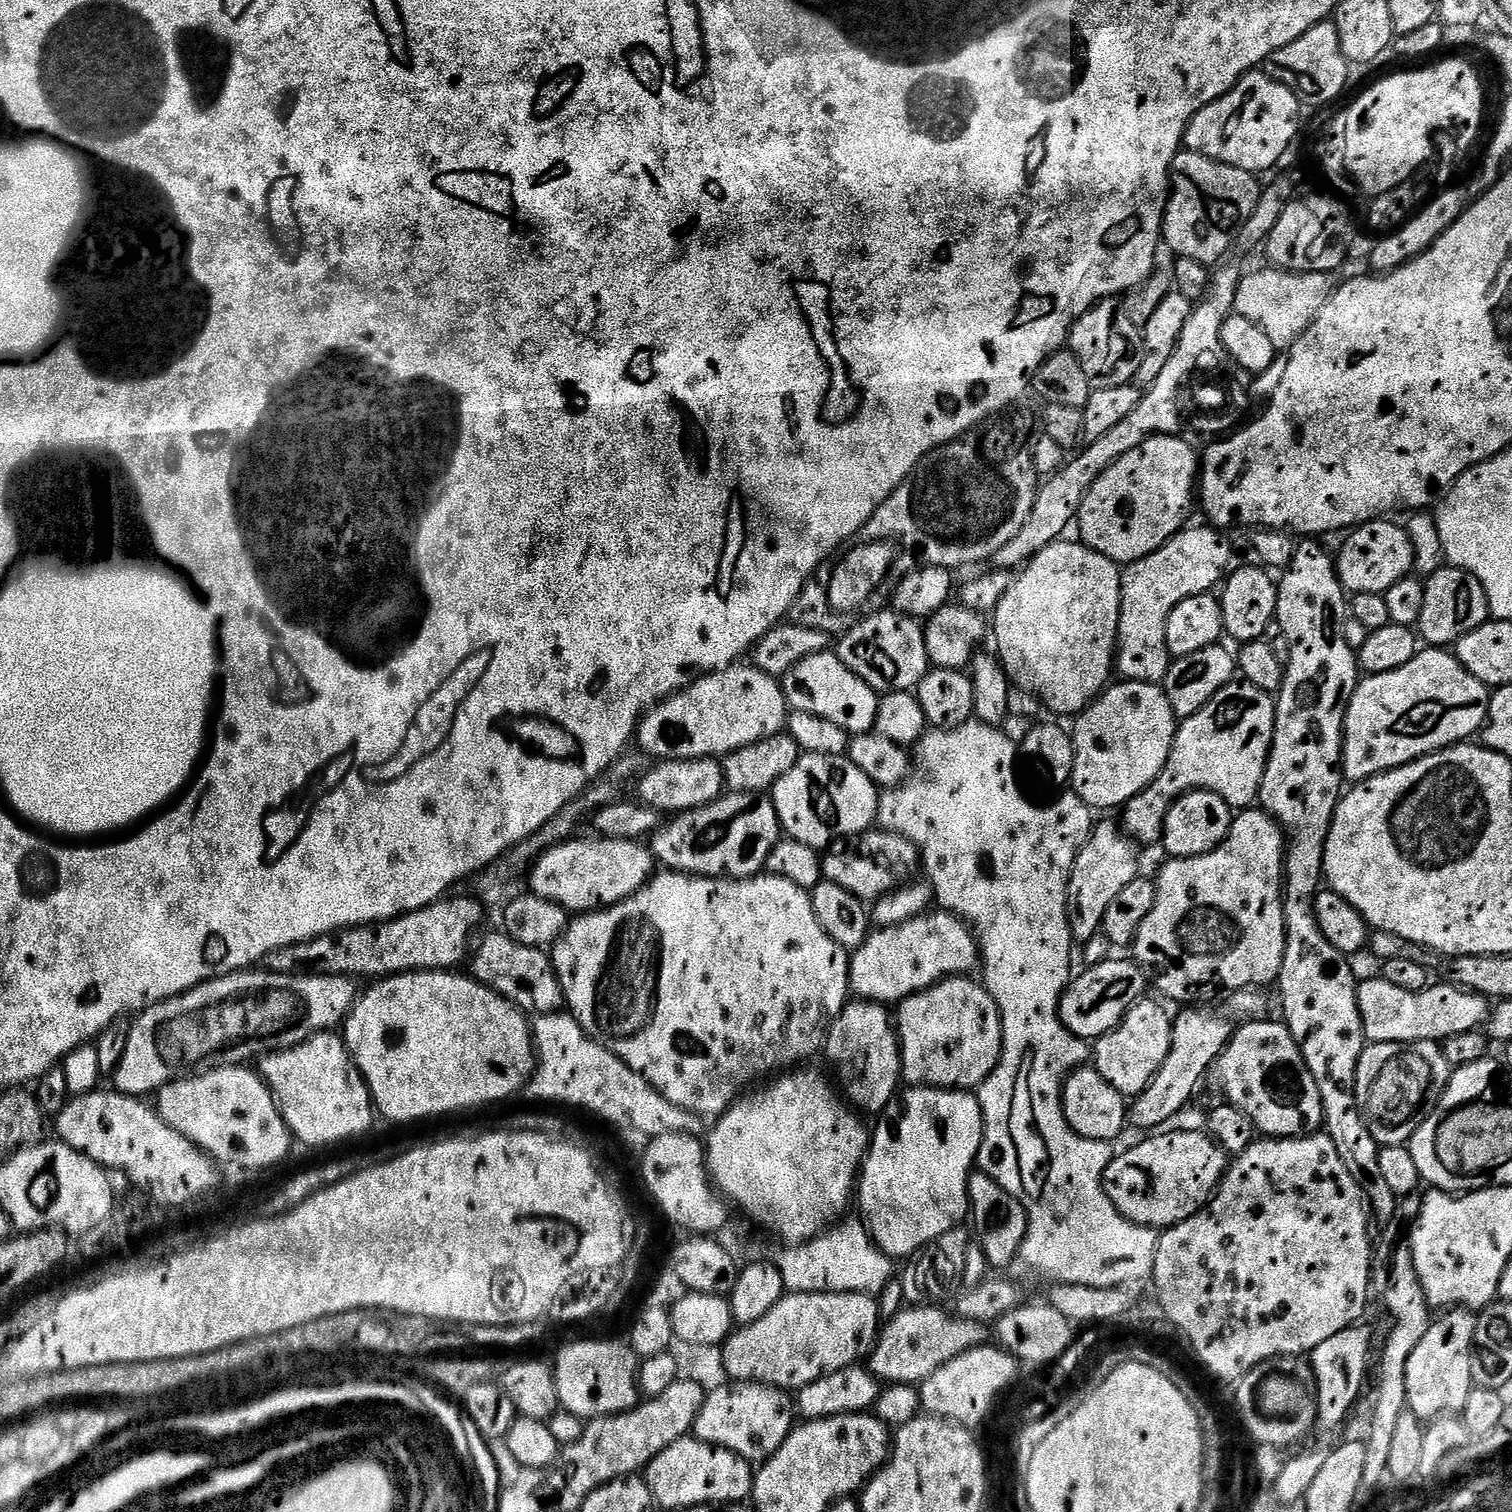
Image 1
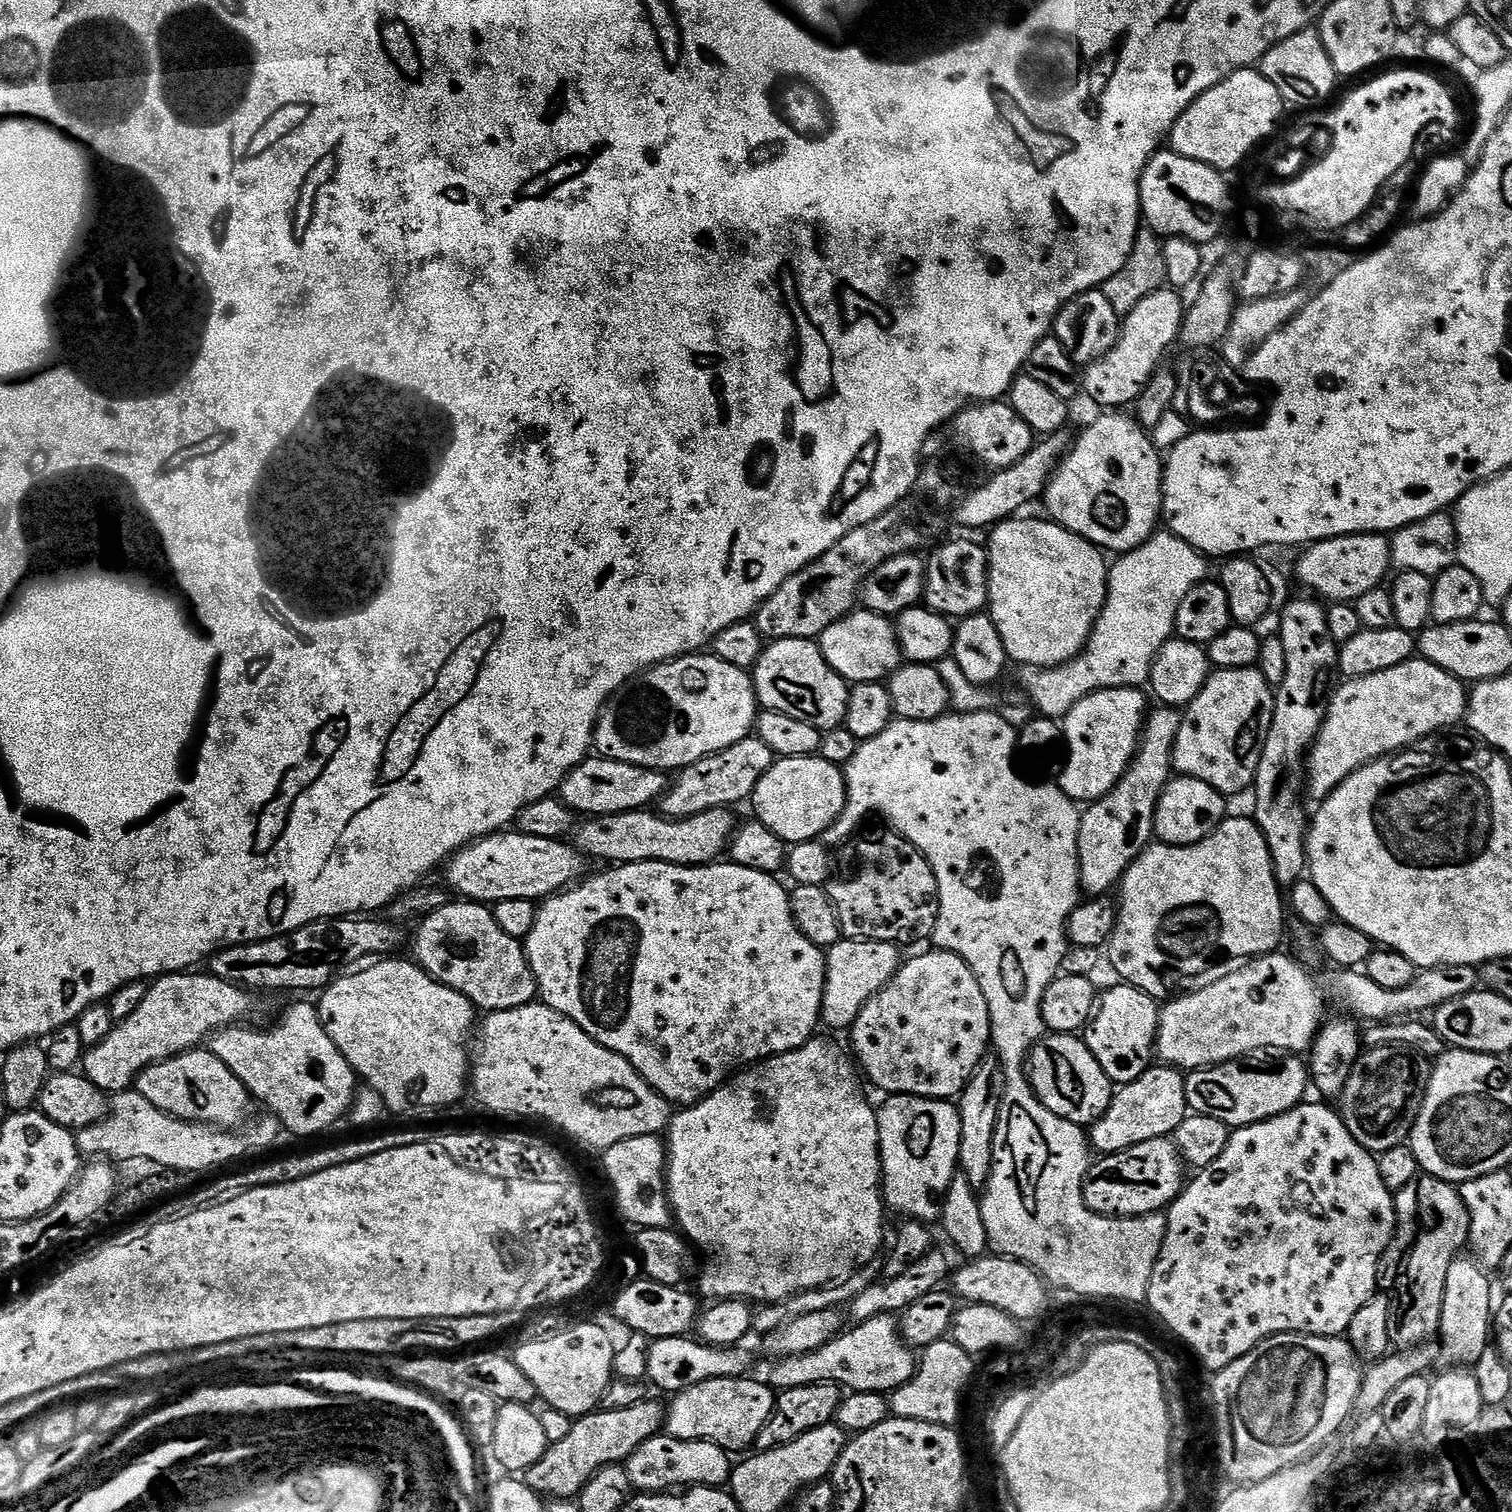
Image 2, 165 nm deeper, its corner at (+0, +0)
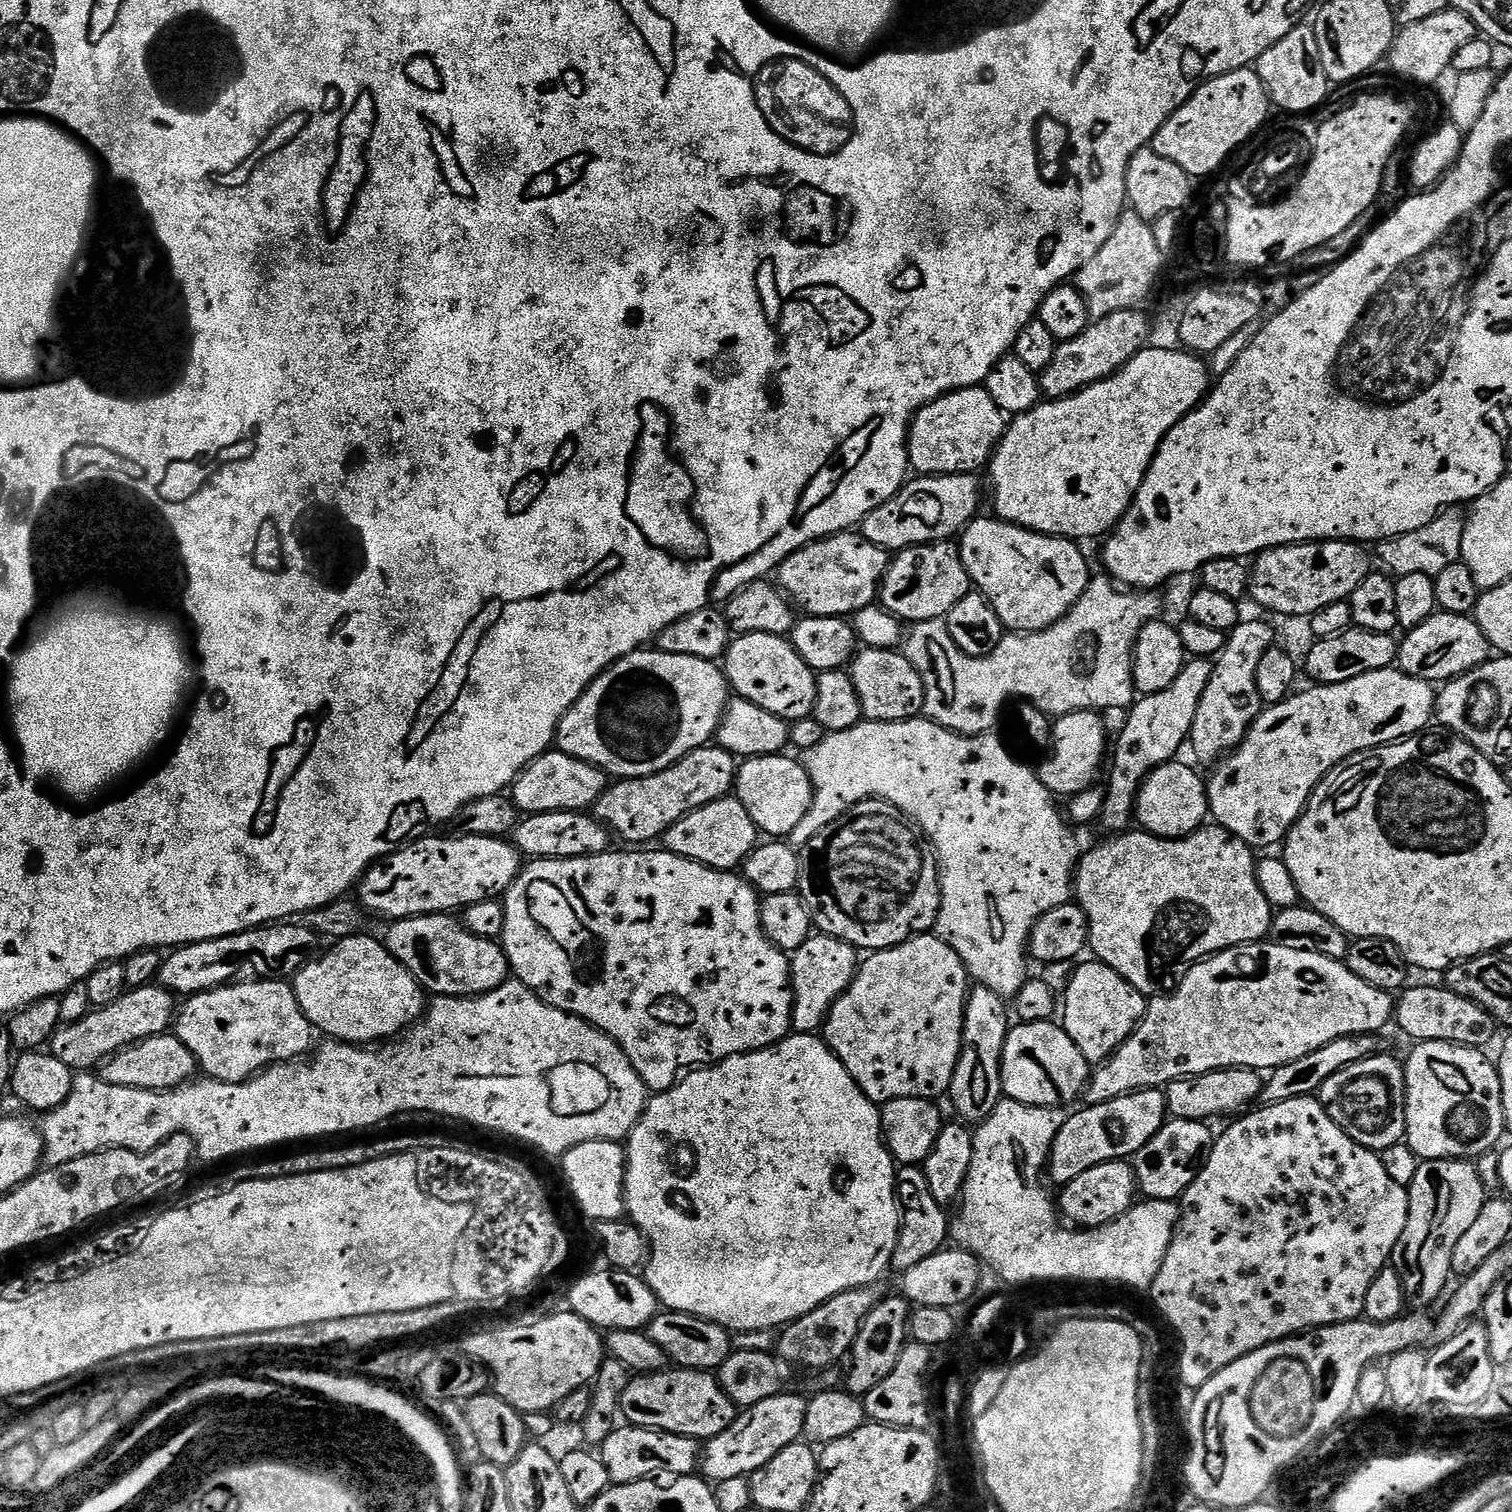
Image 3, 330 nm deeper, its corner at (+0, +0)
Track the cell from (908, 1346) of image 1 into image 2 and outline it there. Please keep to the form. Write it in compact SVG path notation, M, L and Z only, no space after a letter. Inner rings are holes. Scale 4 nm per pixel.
M895 1315L875 1316L855 1325L851 1330L853 1332L841 1331L830 1343L822 1345L813 1352L797 1356L764 1358L764 1361L757 1366L756 1372L754 1368L754 1379L769 1384L773 1390L814 1386L827 1382L838 1384L849 1393L881 1394L891 1394L898 1386L910 1382L910 1378L916 1372L918 1356L901 1336Z

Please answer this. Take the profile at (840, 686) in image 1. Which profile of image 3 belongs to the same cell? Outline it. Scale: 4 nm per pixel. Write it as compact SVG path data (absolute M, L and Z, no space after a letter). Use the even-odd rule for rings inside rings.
M774 634L737 635L722 657L722 671L741 700L754 702L789 722L812 715L817 673L800 657L791 639Z

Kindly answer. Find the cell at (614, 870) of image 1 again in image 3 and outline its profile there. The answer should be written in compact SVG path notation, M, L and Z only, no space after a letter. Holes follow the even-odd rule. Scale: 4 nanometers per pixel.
M429 834L413 839L411 842L399 847L390 856L384 857L382 860L376 861L371 868L364 874L364 879L360 881L358 885L358 900L361 905L369 913L375 914L377 912L380 916L389 916L389 921L395 922L397 920L405 920L407 916L432 916L436 912L443 912L445 914L455 913L457 910L463 910L471 906L471 904L477 904L483 900L494 900L503 897L507 892L508 887L514 883L516 877L520 875L522 871L521 853L518 851L515 843L509 842L507 839L498 836L465 836L463 834L455 837L457 840L443 840L440 834Z

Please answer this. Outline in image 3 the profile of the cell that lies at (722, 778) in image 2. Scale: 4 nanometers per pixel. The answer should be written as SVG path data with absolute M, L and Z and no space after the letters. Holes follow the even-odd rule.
M705 746L686 754L678 762L674 762L666 770L655 772L649 776L639 776L637 780L617 779L595 802L594 815L611 830L617 837L629 840L629 845L644 846L647 840L659 841L674 822L678 822L687 812L698 810L710 802L720 800L729 795L736 786L738 771L737 757L725 748L719 746Z

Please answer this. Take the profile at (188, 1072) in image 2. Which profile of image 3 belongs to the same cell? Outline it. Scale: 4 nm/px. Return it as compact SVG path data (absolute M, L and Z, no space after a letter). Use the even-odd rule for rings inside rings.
M165 1034L146 1038L141 1044L132 1044L115 1056L108 1057L99 1069L98 1076L110 1086L167 1092L189 1083L197 1075L195 1072L198 1072L198 1065L188 1047L175 1034Z

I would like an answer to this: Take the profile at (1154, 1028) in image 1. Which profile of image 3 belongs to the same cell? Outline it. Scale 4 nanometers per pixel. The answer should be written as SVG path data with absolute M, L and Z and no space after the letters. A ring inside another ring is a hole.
M1095 958L1089 961L1075 969L1068 988L1062 993L1062 1026L1066 1034L1070 1034L1074 1046L1082 1050L1089 1065L1099 1066L1111 1060L1132 1037L1133 1030L1144 1019L1146 997L1110 966Z

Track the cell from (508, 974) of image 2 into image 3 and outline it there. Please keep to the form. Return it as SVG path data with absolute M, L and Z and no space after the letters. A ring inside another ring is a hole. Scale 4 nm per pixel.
M436 912L432 916L407 916L391 927L386 935L388 949L433 997L481 996L509 979L508 955L503 947L474 934L455 915Z

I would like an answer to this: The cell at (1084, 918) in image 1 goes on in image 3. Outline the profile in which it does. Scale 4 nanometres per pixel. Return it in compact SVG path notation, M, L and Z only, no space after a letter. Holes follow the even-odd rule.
M1208 658L1185 659L1182 666L1182 674L1178 674L1178 678L1174 678L1174 682L1170 682L1170 686L1166 686L1166 690L1158 690L1158 694L1140 696L1136 703L1127 709L1125 716L1128 717L1124 720L1124 729L1121 730L1120 737L1117 740L1115 737L1114 740L1114 751L1110 756L1112 773L1108 776L1108 784L1106 783L1106 791L1104 793L1104 805L1100 811L1099 823L1101 825L1104 824L1108 834L1127 832L1133 827L1136 814L1136 795L1140 792L1145 778L1152 773L1153 768L1173 763L1179 757L1176 755L1179 754L1180 747L1183 744L1185 747L1186 741L1191 737L1194 718L1198 714L1198 702L1202 698L1207 684L1210 682L1213 667L1213 661Z

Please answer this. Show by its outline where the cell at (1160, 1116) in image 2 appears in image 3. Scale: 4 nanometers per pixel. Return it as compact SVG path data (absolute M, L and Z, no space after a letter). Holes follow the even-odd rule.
M1143 1088L1140 1092L1128 1092L1125 1096L1114 1098L1110 1102L1088 1104L1081 1112L1073 1111L1062 1126L1062 1130L1058 1130L1056 1140L1052 1144L1052 1152L1048 1155L1047 1175L1049 1177L1052 1175L1052 1180L1057 1186L1063 1186L1078 1178L1078 1174L1086 1174L1086 1170L1094 1166L1111 1160L1128 1160L1135 1157L1136 1152L1142 1150L1142 1146L1146 1146L1146 1142L1150 1142L1150 1138L1154 1138L1158 1130L1162 1130L1169 1116L1168 1097L1158 1088Z

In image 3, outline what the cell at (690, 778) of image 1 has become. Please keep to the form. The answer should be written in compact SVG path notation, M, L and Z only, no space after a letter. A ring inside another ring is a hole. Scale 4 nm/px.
M549 750L529 764L510 789L510 795L521 813L583 812L595 805L596 799L610 786L607 772L595 768L586 760L567 756L559 750Z

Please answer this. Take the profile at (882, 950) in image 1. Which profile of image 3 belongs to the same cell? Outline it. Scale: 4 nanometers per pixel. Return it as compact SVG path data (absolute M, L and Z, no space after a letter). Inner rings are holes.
M813 934L799 950L791 953L792 1027L800 1034L816 1034L824 1027L828 1011L837 998L852 985L858 971L857 949L833 936Z

